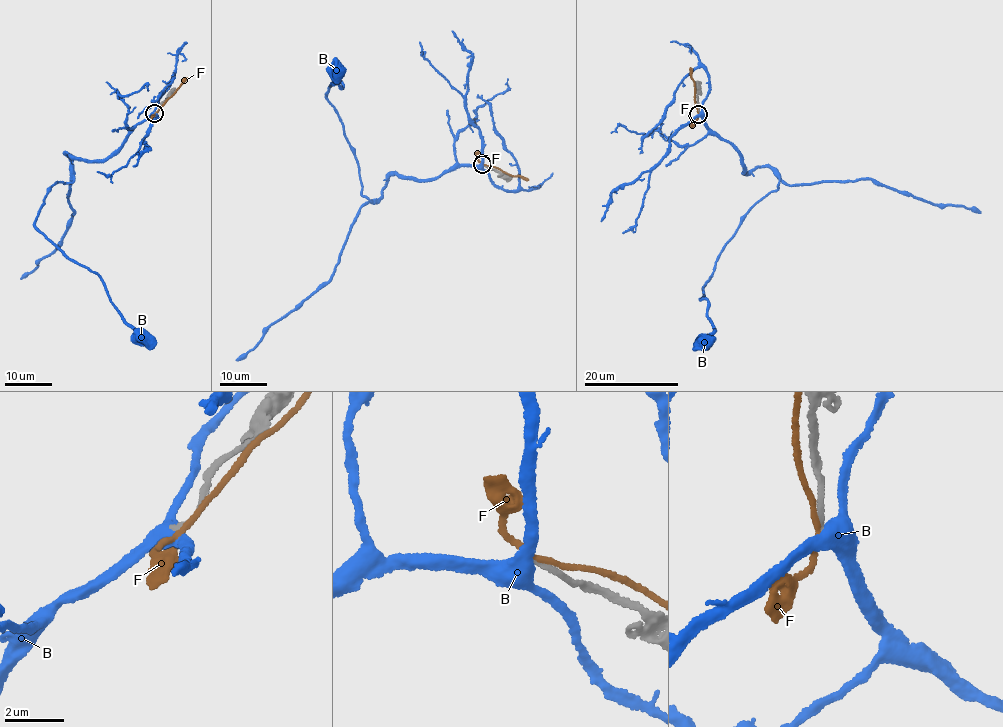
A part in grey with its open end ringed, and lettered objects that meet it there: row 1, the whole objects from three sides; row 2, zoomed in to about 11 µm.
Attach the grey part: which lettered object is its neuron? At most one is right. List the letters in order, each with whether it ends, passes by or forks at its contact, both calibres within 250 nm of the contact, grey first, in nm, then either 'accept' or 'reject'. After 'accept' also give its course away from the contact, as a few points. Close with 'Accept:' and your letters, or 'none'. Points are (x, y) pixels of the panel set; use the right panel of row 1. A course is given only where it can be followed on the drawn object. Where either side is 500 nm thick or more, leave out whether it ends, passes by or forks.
B: it forks; calibres 200 and 420 nm; reject
F: it passes by; calibres 240 and 160 nm; reject
Accept: none

